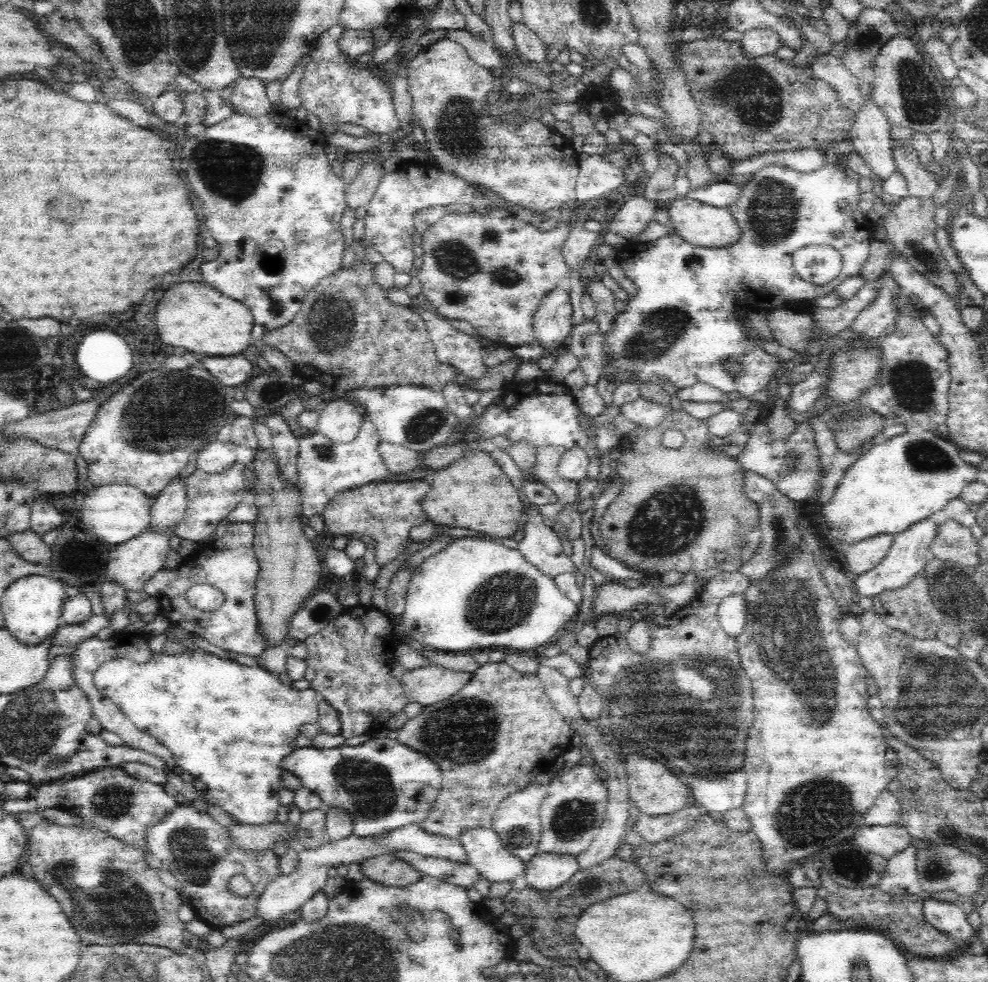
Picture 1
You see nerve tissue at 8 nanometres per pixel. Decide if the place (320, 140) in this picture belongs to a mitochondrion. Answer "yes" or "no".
no

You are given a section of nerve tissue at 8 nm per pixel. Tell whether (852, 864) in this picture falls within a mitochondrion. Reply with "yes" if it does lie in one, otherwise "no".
yes

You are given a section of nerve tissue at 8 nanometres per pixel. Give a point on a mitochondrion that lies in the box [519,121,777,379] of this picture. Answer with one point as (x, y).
(660, 330)

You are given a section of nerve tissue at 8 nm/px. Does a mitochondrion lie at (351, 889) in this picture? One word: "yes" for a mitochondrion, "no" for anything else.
no

